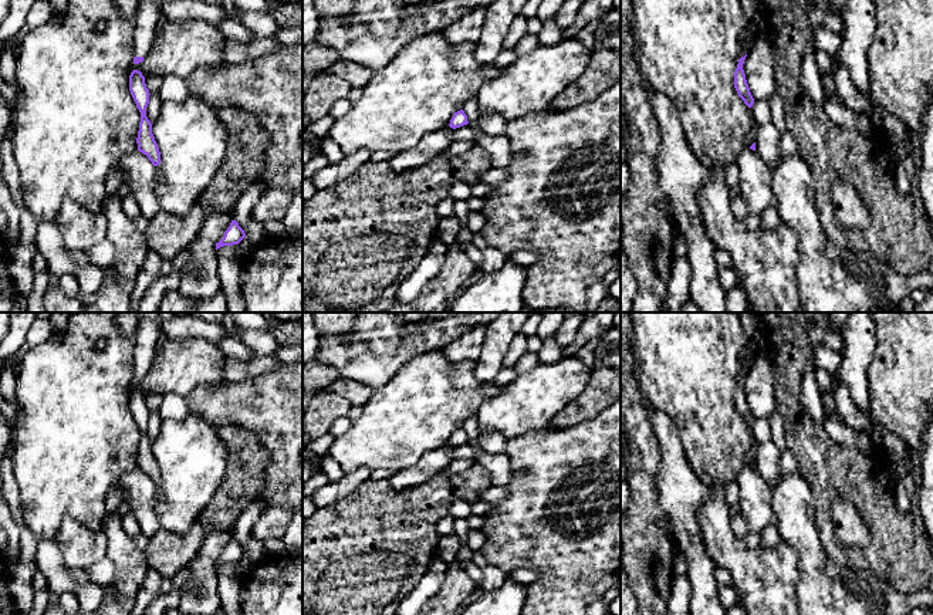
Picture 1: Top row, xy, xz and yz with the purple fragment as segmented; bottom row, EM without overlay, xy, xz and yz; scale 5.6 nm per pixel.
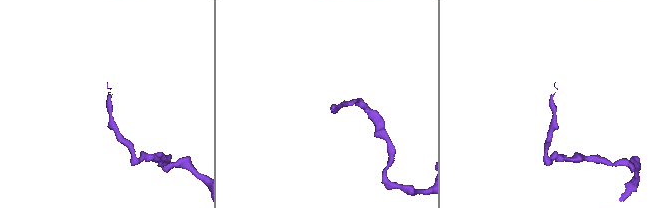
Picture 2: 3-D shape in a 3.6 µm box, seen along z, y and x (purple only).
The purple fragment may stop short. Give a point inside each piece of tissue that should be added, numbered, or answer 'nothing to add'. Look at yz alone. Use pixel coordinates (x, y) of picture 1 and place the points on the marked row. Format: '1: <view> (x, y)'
1: yz (750, 33)

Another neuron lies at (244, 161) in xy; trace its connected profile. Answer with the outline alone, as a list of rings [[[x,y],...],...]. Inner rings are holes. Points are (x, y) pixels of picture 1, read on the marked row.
[[[224,108],[219,116],[230,132],[230,145],[220,169],[199,197],[206,214],[233,210],[244,190],[236,183],[257,180],[266,168],[266,148],[270,142],[268,134],[253,114]]]

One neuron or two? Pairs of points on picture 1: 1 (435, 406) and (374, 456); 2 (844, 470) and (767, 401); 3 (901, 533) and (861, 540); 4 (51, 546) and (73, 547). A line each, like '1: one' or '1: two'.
1: one
2: two
3: two
4: two

